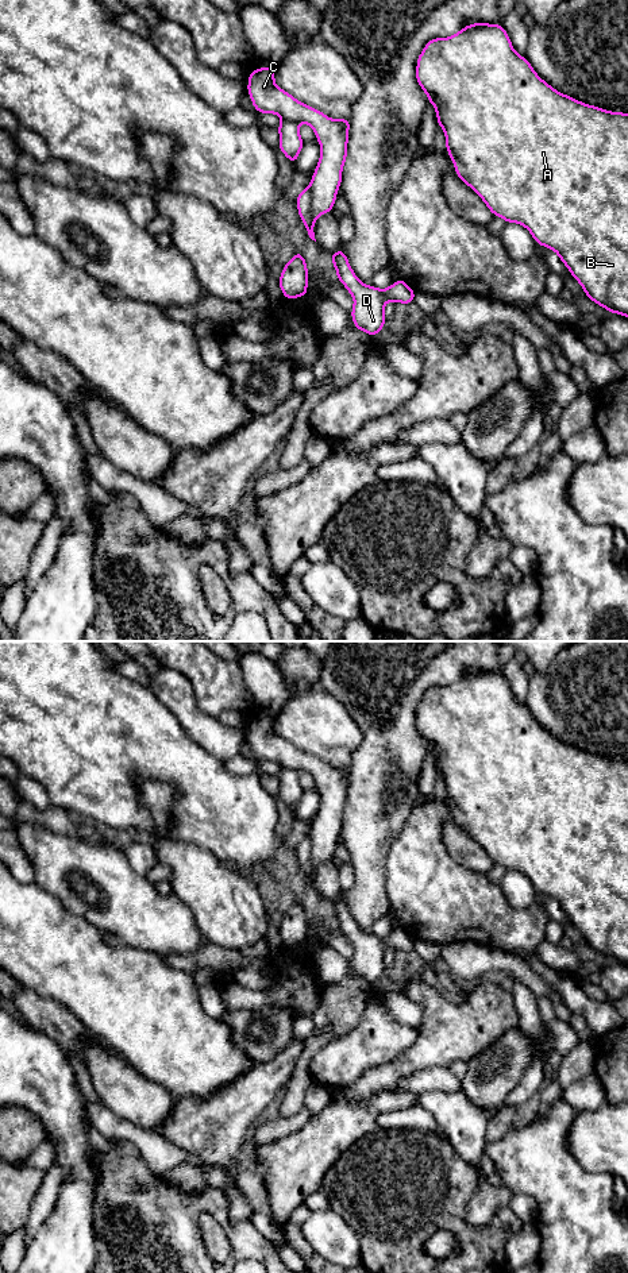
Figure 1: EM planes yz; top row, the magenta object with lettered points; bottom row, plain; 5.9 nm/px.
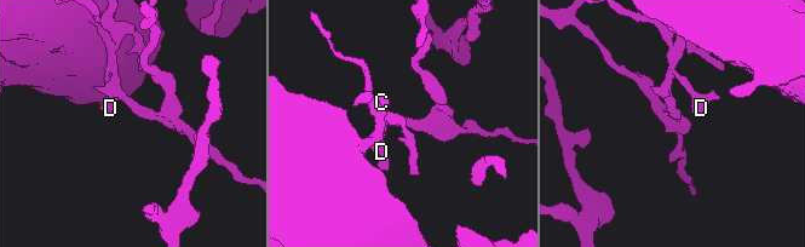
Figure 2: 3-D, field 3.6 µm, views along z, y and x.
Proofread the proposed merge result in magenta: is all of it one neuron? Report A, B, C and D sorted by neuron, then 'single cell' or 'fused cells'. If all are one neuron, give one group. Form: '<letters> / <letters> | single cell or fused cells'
A B C / D | fused cells

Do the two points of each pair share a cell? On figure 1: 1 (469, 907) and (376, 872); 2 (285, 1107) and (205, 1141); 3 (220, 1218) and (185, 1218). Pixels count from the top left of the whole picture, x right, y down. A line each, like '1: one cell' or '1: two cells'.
1: two cells
2: two cells
3: one cell

